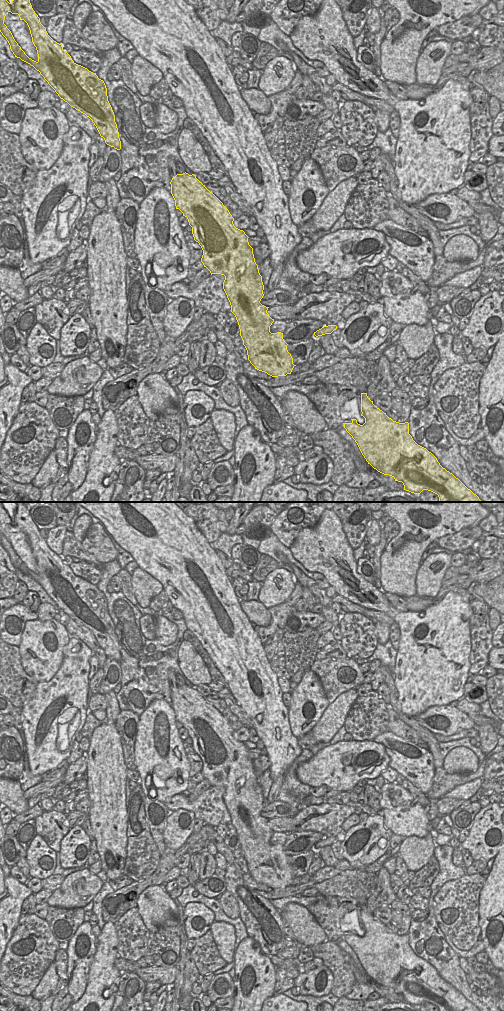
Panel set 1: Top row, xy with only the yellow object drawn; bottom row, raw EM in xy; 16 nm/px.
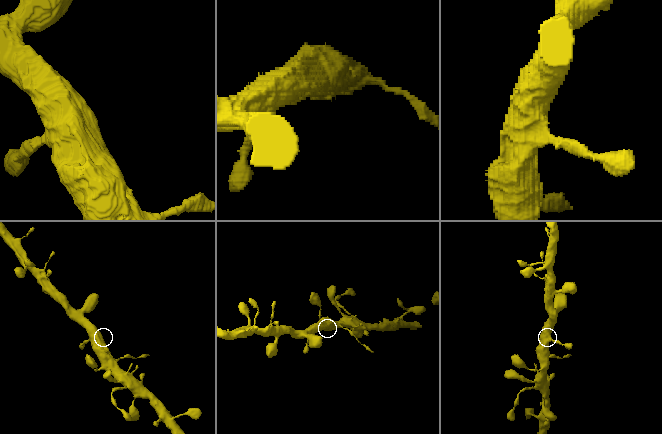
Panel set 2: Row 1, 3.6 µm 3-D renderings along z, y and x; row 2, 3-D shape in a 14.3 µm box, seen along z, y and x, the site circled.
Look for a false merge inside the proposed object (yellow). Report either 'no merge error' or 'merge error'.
merge error

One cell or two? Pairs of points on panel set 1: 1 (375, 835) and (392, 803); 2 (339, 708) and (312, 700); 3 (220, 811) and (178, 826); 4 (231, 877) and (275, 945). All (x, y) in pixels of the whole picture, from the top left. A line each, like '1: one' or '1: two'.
1: two
2: two
3: two
4: one

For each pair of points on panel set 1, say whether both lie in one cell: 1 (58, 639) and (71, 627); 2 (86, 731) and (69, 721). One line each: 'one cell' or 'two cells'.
1: two cells
2: two cells

